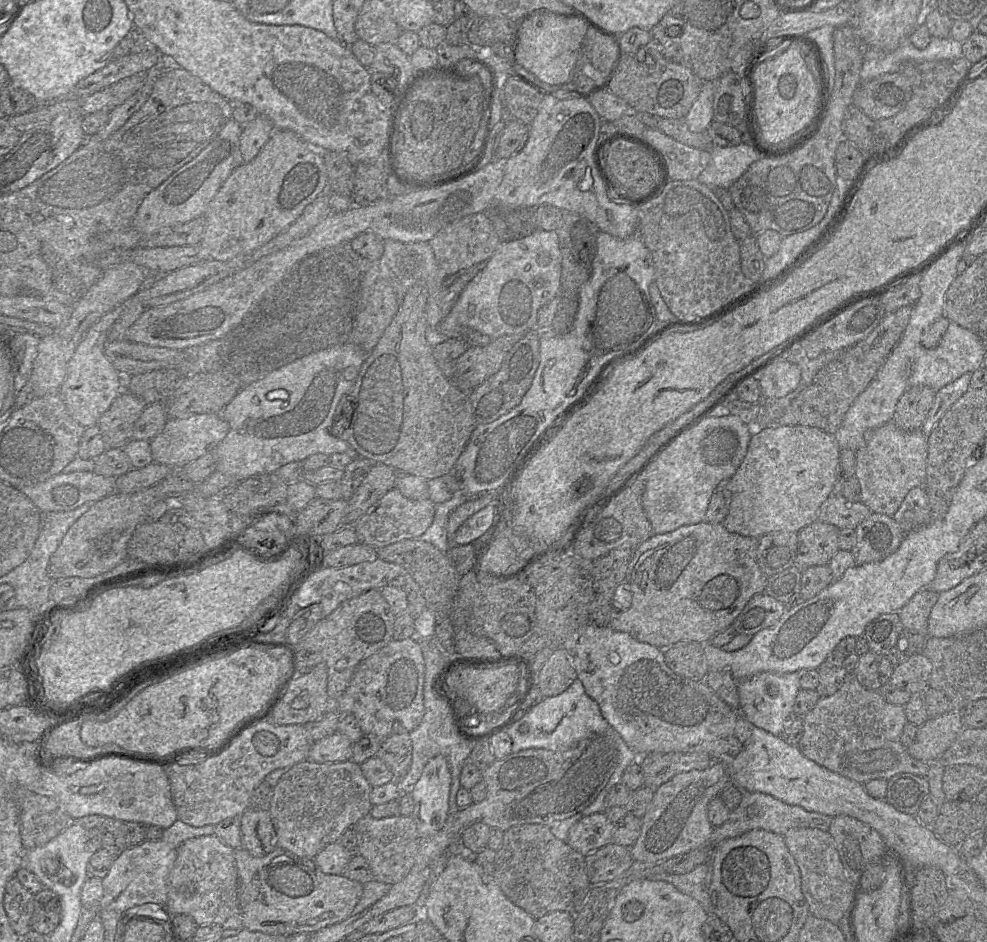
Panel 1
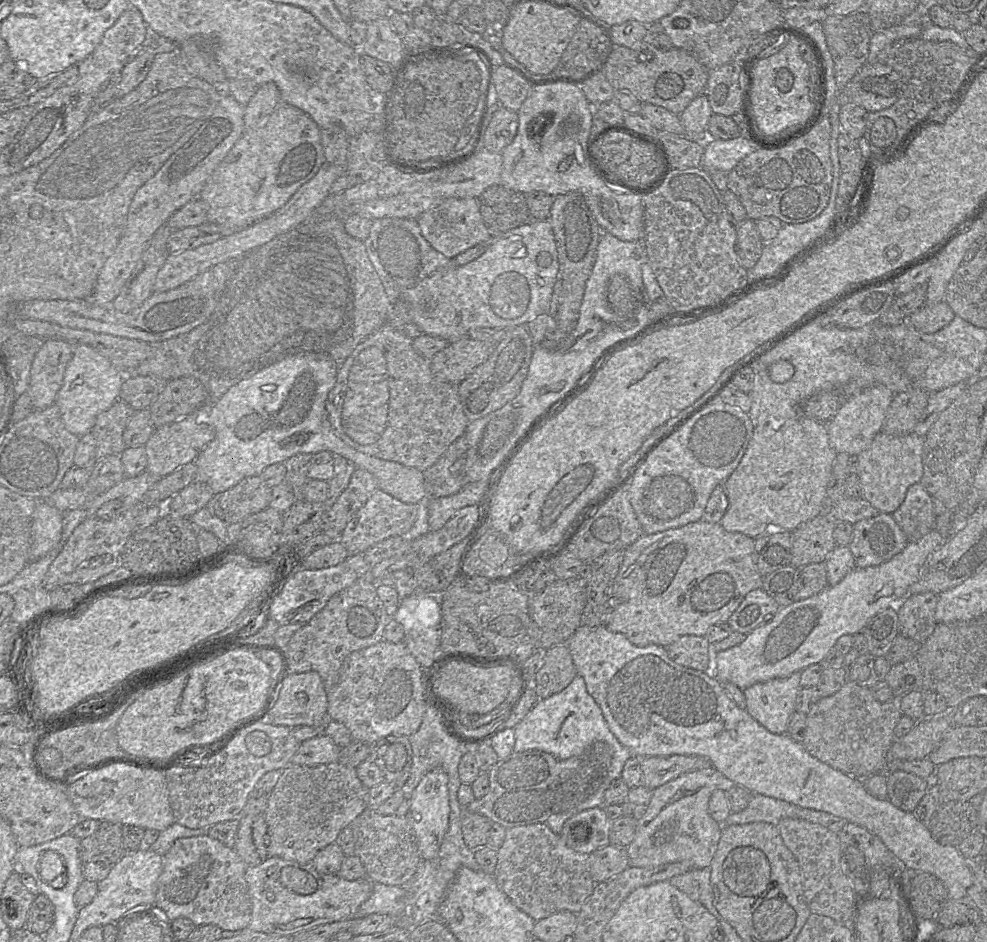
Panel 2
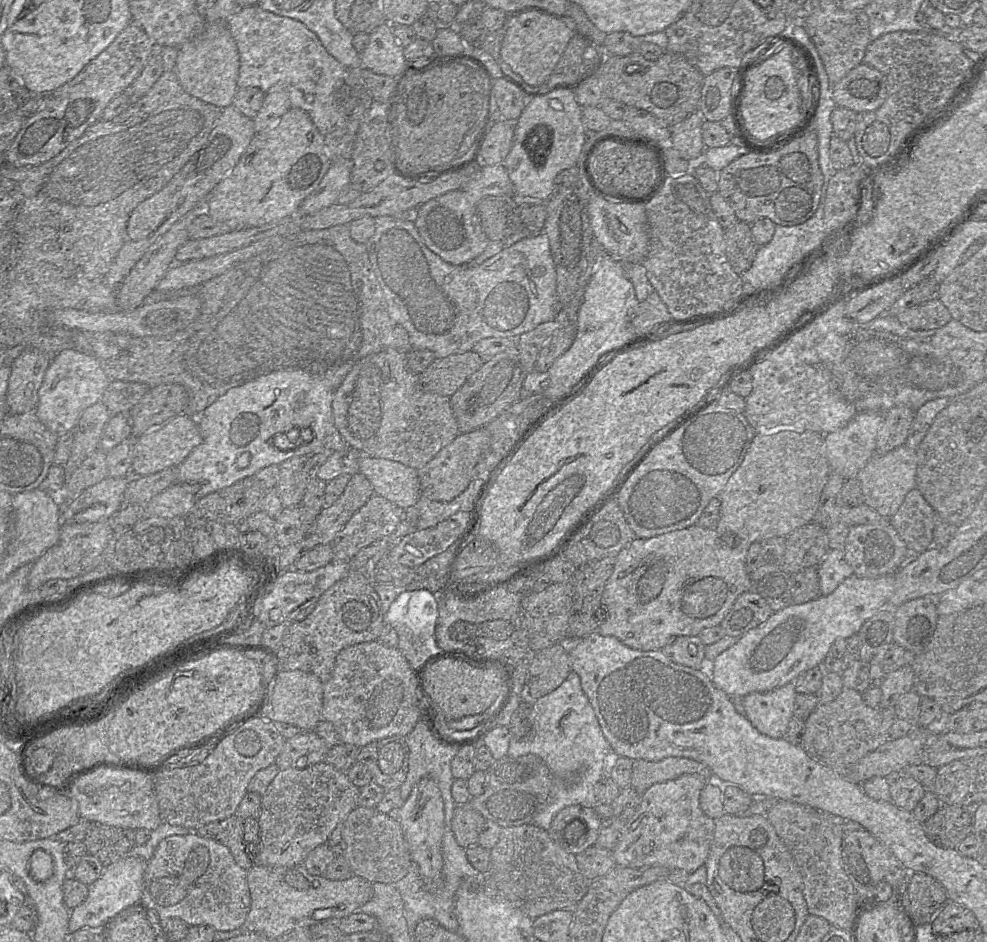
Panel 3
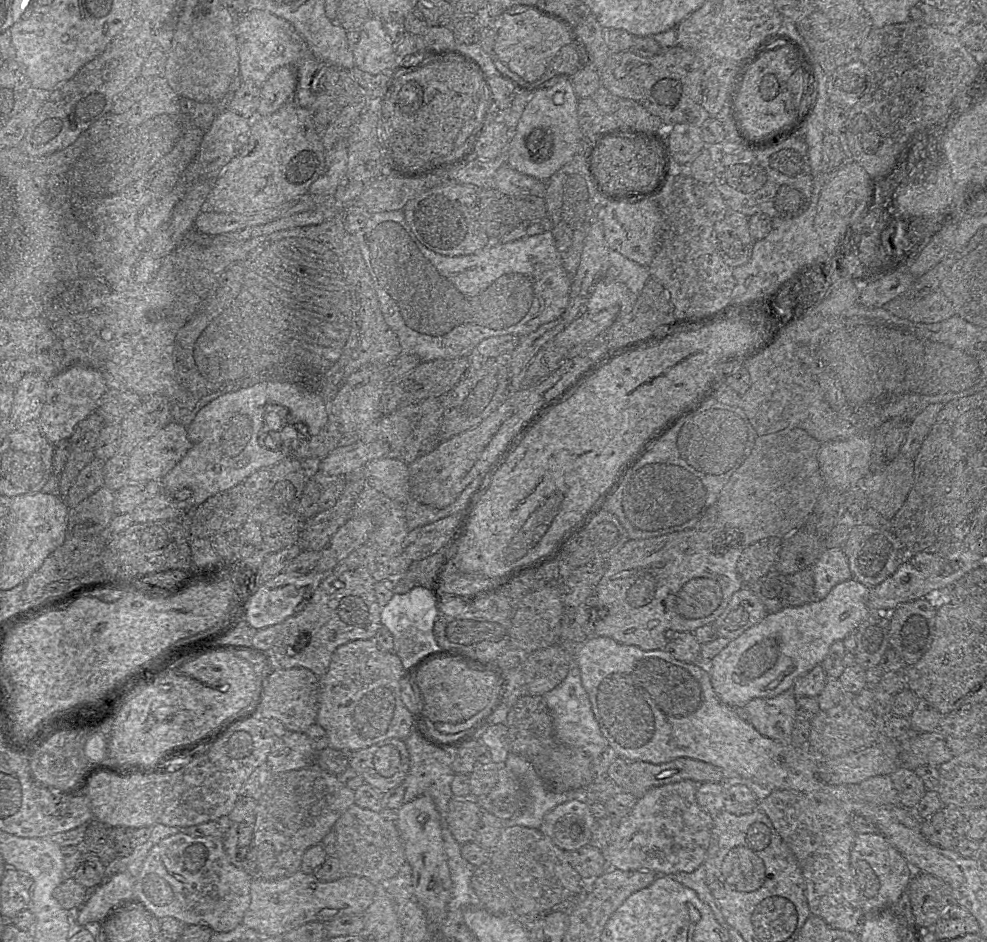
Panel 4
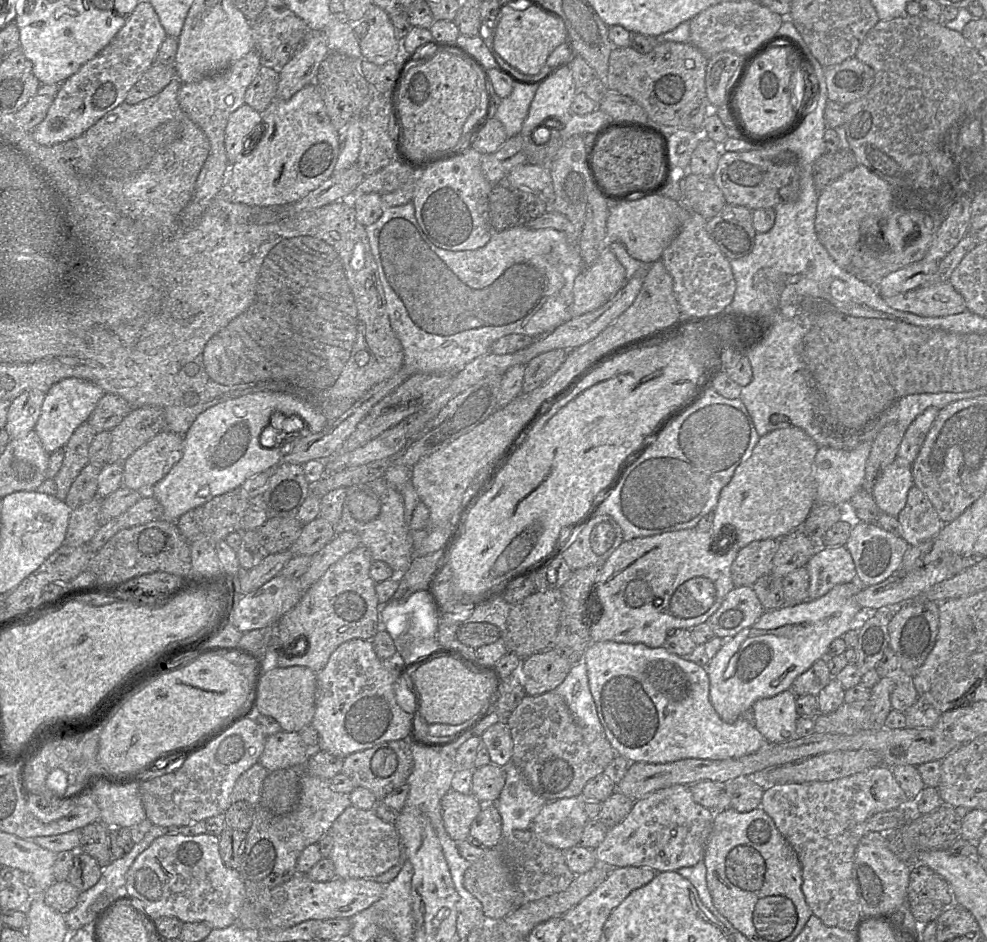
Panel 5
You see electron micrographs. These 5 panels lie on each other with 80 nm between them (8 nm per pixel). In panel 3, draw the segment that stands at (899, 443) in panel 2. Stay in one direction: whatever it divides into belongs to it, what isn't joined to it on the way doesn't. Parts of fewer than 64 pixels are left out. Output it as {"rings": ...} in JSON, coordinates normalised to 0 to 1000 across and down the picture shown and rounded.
{"rings":[[[918,472],[896,483],[886,482],[867,505],[871,512],[874,534],[897,551],[902,551],[913,537],[918,524],[928,517],[929,482]]]}

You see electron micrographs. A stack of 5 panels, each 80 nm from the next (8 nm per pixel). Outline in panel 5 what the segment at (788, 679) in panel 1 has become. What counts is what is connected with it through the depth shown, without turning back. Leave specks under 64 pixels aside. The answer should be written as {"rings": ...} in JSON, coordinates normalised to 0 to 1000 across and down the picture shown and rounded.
{"rings":[[[801,731],[781,741],[769,742],[761,753],[765,773],[779,789],[796,789],[807,783],[807,739]]]}

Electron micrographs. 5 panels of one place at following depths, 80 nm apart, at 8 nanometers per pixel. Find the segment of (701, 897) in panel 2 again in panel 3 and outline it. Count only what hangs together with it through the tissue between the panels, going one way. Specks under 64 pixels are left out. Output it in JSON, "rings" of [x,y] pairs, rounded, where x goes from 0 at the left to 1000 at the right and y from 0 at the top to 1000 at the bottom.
{"rings":[[[713,918],[703,926],[681,923],[677,926],[677,931],[675,933],[691,942],[702,951],[711,954],[723,969],[729,982],[730,980],[737,981],[716,942],[716,924]]]}

